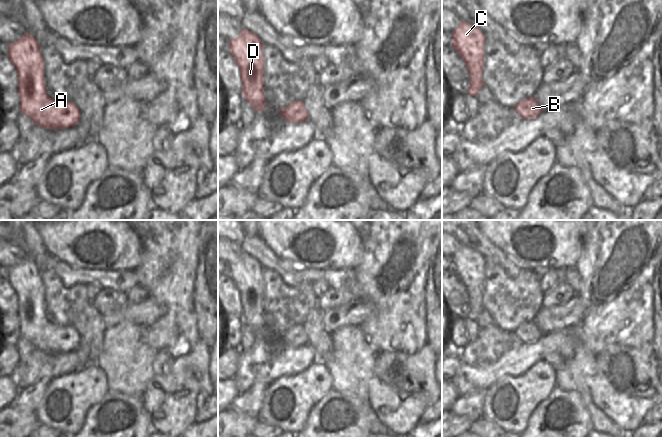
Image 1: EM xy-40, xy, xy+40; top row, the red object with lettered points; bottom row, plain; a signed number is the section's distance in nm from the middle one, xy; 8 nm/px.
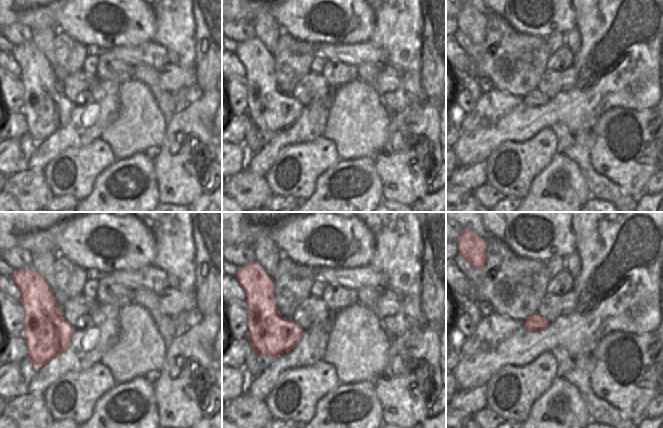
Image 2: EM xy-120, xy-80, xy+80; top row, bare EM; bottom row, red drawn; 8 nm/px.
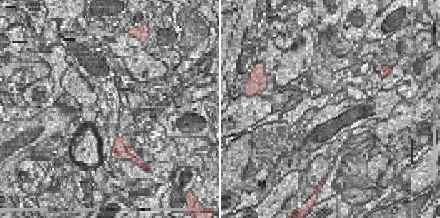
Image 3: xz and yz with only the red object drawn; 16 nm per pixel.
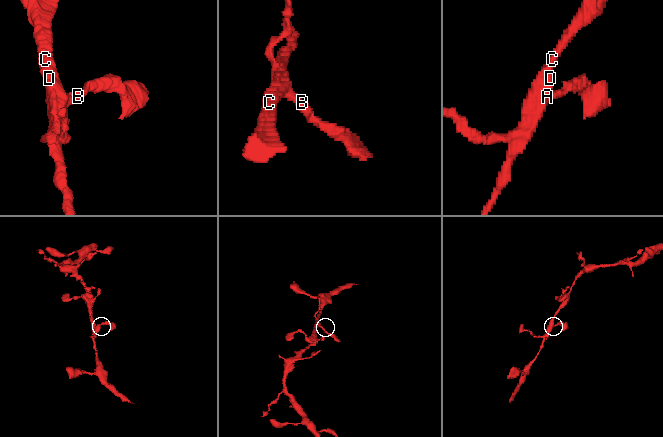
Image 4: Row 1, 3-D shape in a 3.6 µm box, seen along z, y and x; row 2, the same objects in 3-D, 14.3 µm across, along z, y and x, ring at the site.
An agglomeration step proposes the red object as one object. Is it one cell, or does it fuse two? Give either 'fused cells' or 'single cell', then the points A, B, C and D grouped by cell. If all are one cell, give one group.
single cell; groups A B C D

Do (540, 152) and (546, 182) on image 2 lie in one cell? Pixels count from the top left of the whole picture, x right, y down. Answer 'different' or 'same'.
different

